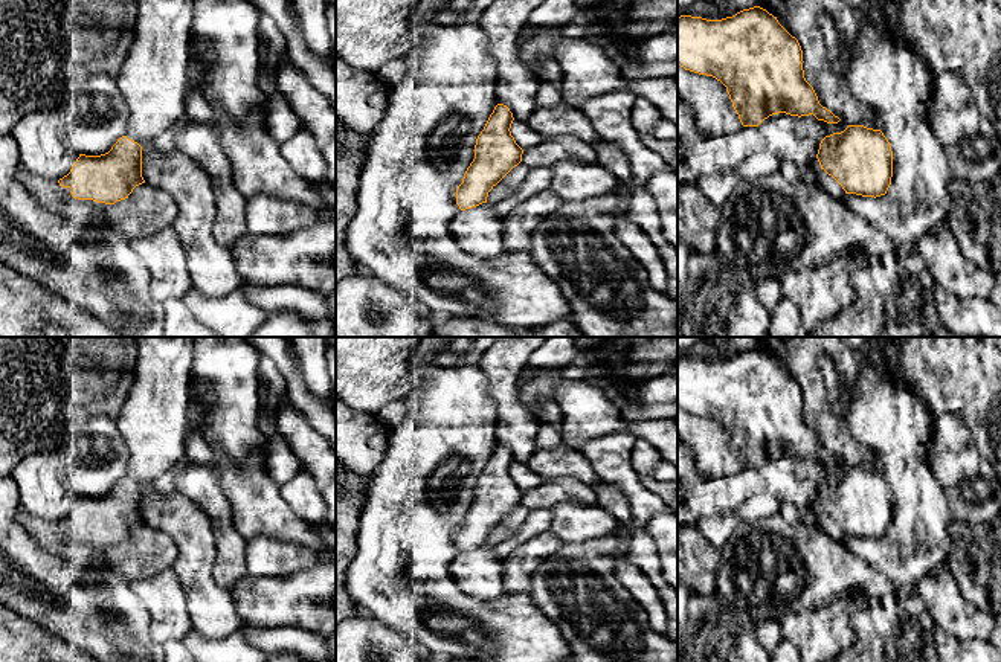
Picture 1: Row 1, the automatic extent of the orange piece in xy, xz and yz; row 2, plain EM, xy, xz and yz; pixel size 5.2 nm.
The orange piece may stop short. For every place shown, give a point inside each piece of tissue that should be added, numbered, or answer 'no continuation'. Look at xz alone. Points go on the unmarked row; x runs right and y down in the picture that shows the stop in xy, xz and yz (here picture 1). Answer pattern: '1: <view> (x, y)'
no continuation

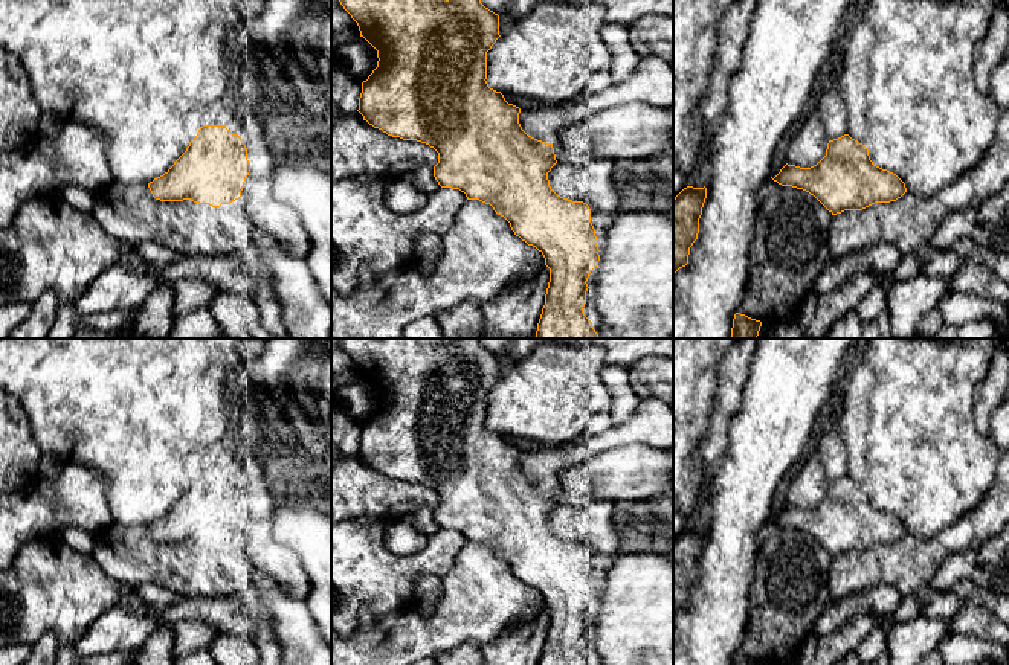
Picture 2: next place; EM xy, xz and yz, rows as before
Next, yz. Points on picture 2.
no continuation

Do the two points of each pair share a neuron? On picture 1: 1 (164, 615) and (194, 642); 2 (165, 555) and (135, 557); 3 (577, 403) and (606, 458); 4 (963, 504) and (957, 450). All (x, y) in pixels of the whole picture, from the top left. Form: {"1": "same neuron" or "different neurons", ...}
{"1": "different neurons", "2": "same neuron", "3": "different neurons", "4": "same neuron"}

